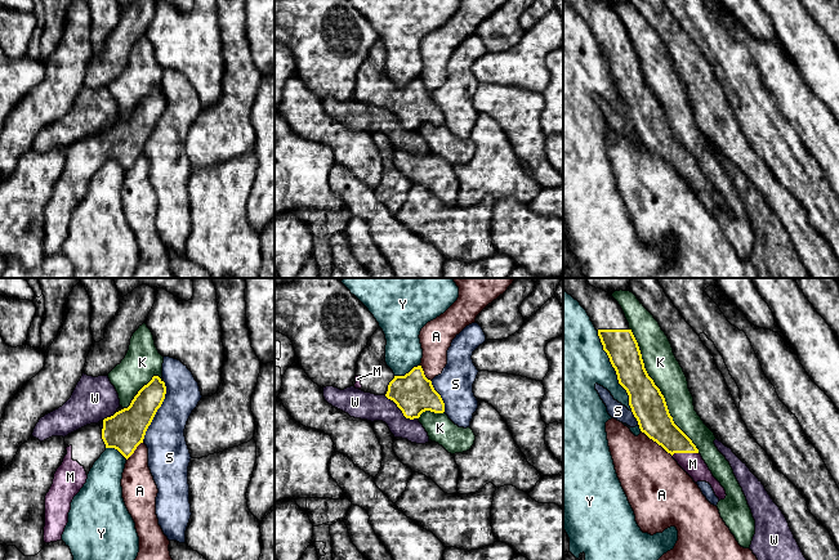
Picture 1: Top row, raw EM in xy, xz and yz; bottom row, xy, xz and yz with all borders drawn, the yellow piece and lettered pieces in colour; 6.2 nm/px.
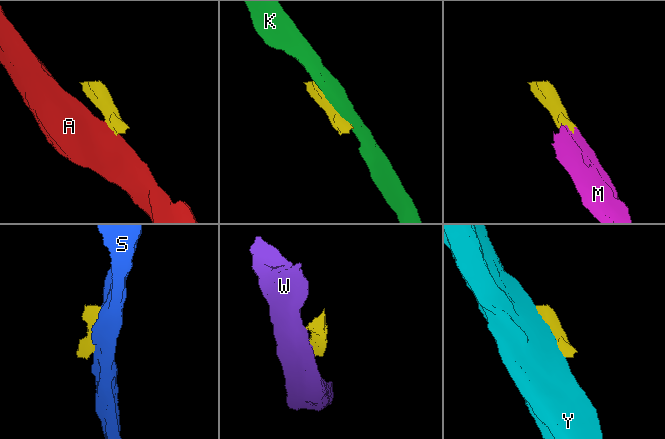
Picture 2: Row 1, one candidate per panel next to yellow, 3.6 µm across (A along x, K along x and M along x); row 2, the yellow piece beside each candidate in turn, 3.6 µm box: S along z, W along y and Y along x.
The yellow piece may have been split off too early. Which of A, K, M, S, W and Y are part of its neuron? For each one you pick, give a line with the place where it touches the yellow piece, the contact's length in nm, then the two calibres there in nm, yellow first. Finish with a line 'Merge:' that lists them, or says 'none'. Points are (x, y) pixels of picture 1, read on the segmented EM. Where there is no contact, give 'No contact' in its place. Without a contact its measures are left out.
M: Touches yellow at yz (684, 452). Shared border 170 nm. Thickness 200 nm (yellow) against 140 nm
Merge: M

